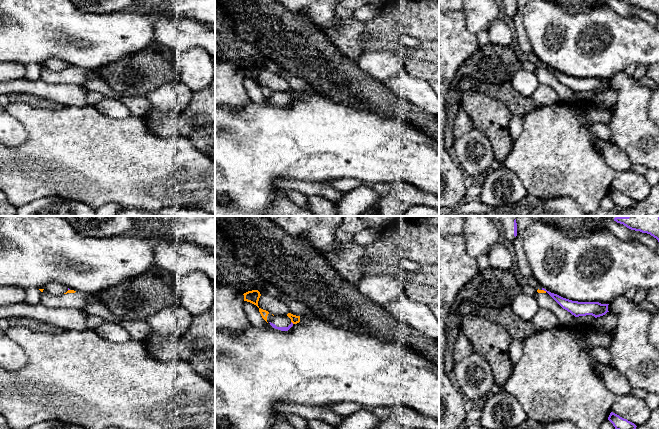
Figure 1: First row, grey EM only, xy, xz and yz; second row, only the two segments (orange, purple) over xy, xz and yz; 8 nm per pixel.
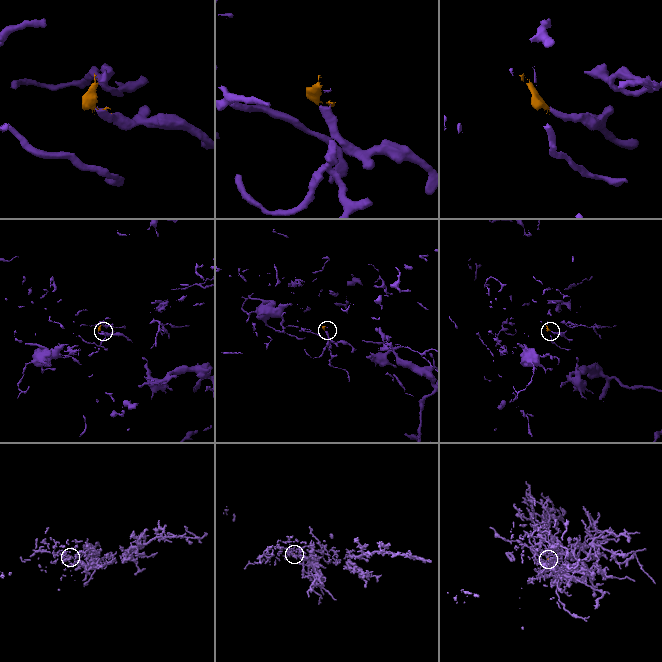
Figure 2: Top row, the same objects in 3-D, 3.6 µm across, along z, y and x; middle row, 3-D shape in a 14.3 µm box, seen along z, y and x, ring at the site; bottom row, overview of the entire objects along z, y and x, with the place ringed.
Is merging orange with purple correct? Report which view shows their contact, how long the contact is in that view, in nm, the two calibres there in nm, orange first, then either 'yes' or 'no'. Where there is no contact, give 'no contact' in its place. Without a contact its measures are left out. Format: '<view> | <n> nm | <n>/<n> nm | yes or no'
xz | 30 nm | 70/30 nm | no

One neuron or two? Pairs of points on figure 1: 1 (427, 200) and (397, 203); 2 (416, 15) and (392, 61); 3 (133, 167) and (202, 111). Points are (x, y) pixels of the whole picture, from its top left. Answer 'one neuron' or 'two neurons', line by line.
1: one neuron
2: two neurons
3: two neurons

